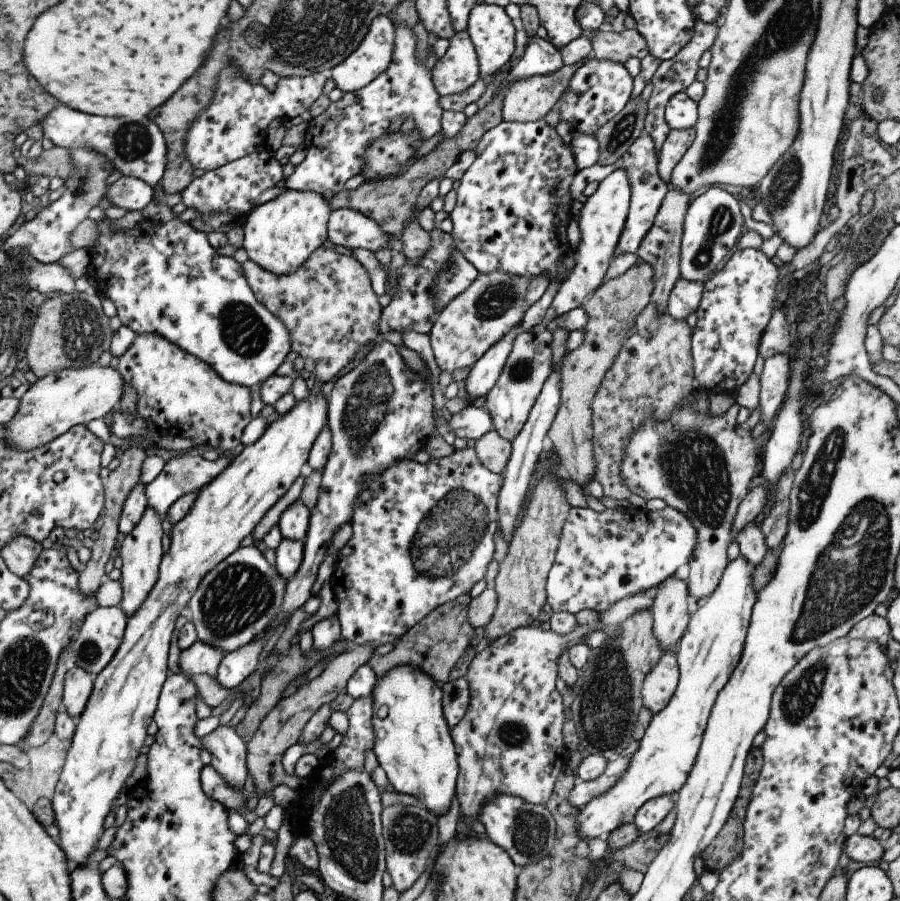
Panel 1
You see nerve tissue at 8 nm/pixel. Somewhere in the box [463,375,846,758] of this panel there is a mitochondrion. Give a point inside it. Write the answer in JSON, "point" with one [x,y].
{"point":[690,463]}

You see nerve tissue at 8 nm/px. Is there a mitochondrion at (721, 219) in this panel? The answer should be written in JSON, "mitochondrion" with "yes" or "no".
{"mitochondrion":"yes"}

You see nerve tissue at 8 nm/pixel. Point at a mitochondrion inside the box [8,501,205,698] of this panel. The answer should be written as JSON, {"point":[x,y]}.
{"point":[90,651]}

